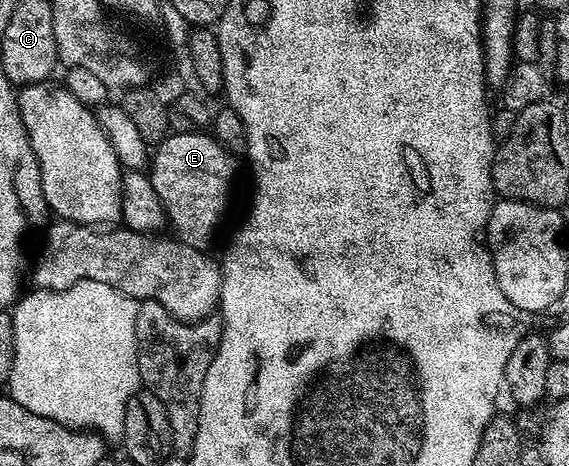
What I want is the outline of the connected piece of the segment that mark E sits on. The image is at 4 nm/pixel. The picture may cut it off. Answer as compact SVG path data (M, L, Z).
M208 132L191 134L169 133L155 147L150 158L150 177L158 200L162 200L164 212L180 241L208 248L220 221L228 214L232 202L232 181L236 178L233 155L221 148Z

